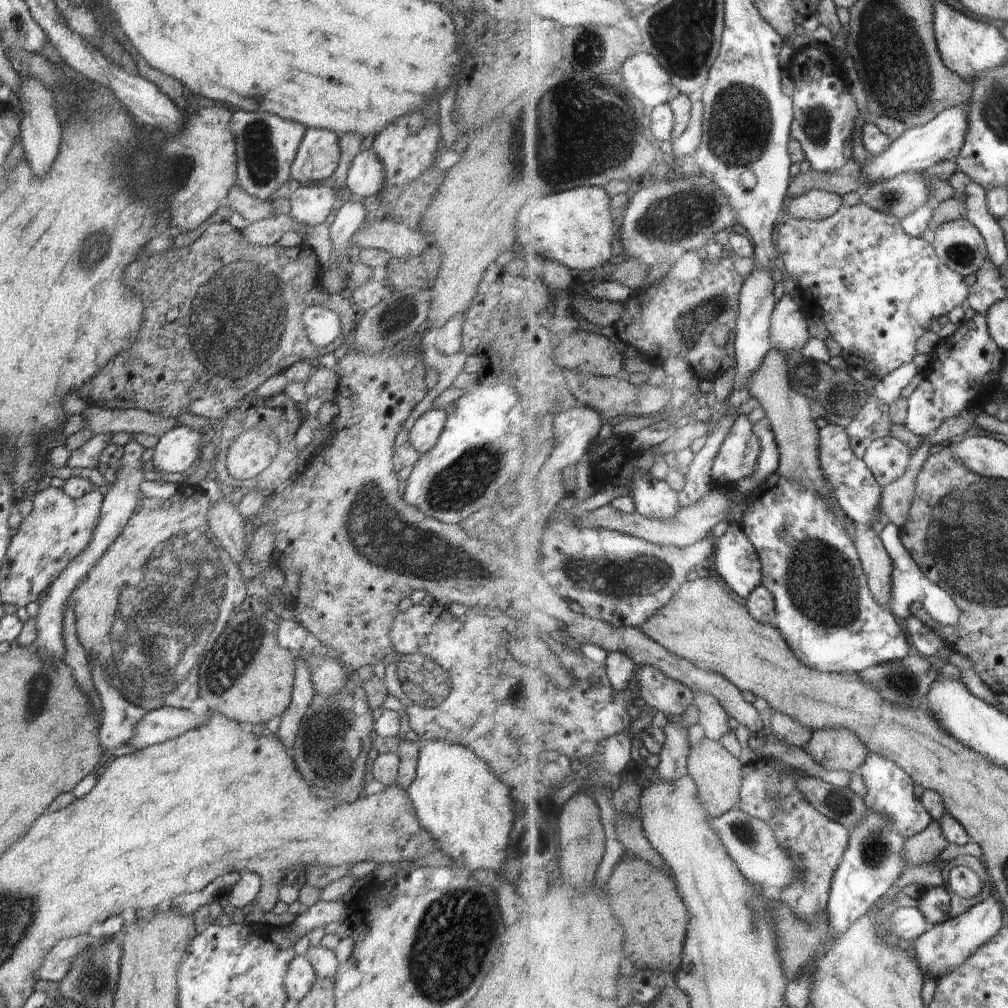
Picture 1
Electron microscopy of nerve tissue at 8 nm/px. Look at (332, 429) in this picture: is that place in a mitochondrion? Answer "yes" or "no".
no

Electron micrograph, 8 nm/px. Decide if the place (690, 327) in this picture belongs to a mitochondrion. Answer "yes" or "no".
yes

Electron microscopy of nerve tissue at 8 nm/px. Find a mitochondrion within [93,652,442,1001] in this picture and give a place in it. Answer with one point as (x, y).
(329, 716)

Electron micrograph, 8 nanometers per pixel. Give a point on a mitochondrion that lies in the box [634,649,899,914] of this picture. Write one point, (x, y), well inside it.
(874, 849)

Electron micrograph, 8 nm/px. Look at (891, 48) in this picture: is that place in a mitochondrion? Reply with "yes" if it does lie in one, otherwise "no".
yes

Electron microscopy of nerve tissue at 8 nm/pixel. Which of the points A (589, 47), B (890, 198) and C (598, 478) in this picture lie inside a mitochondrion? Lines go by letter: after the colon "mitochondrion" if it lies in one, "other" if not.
A: mitochondrion
B: mitochondrion
C: other

